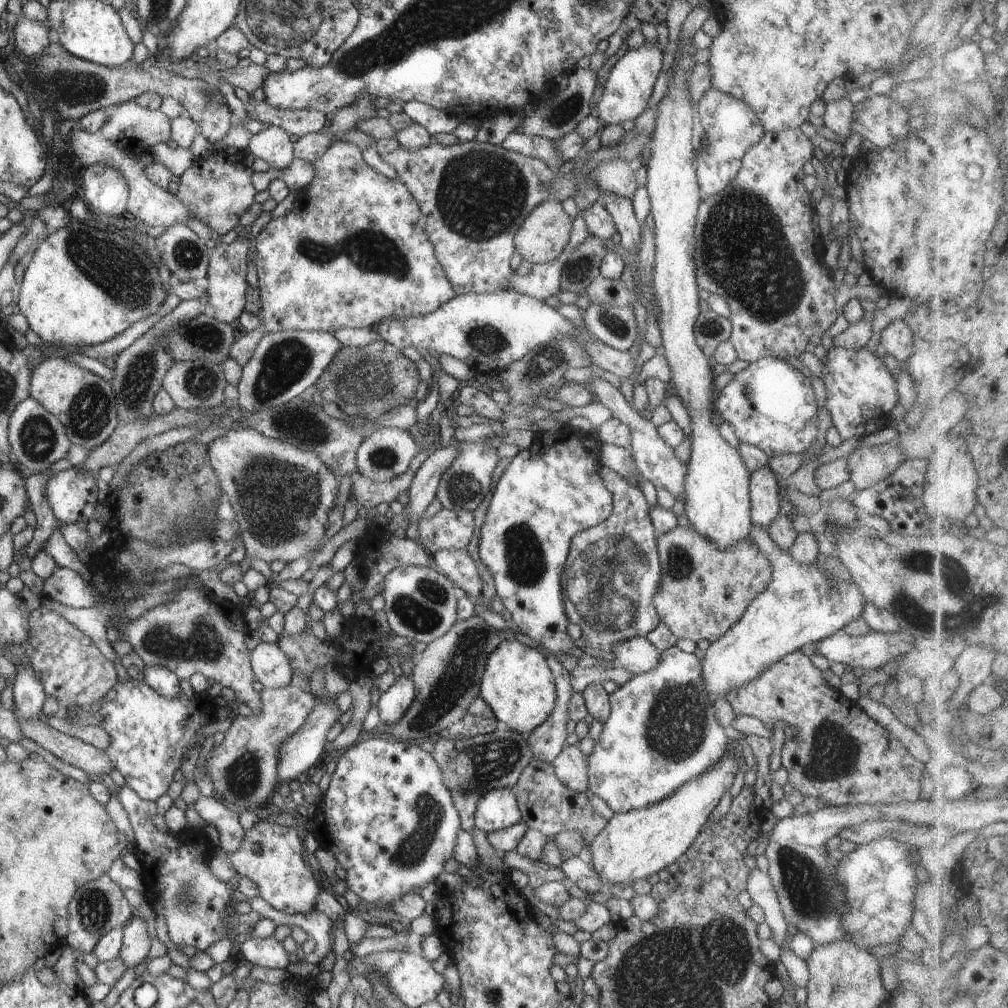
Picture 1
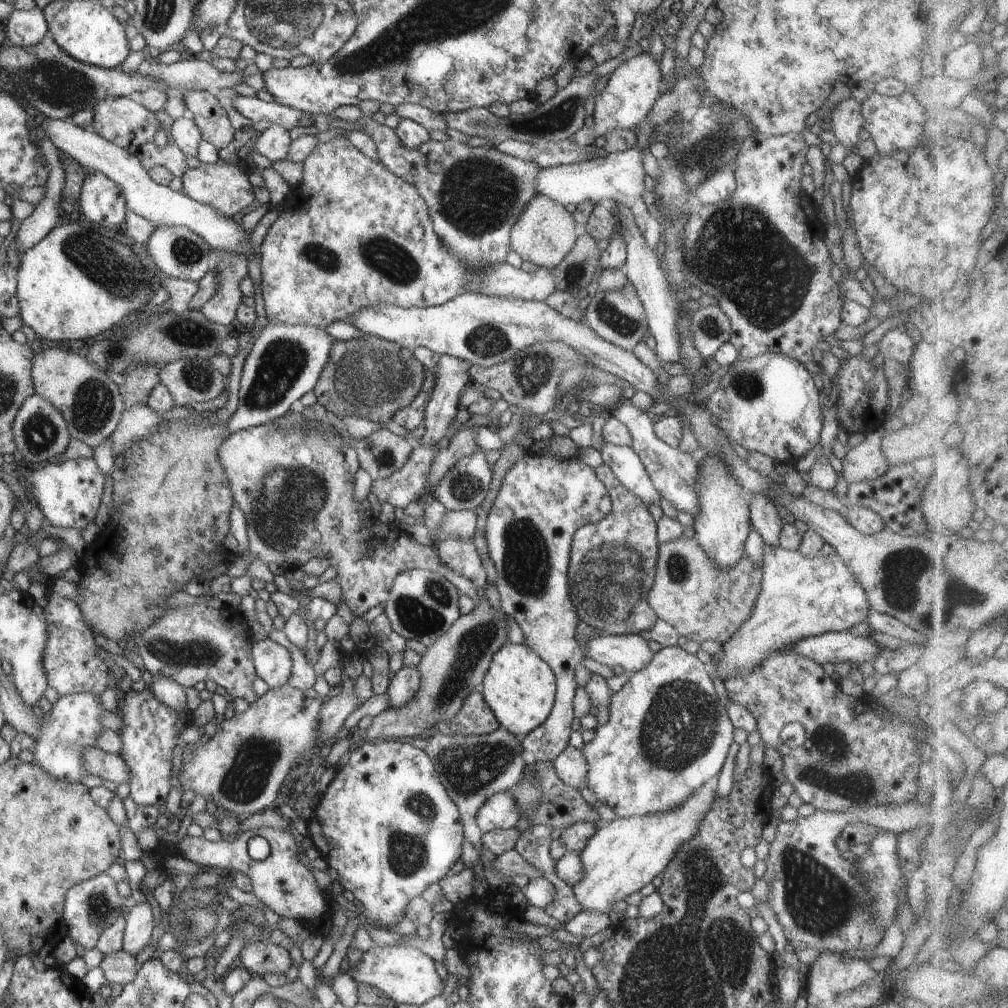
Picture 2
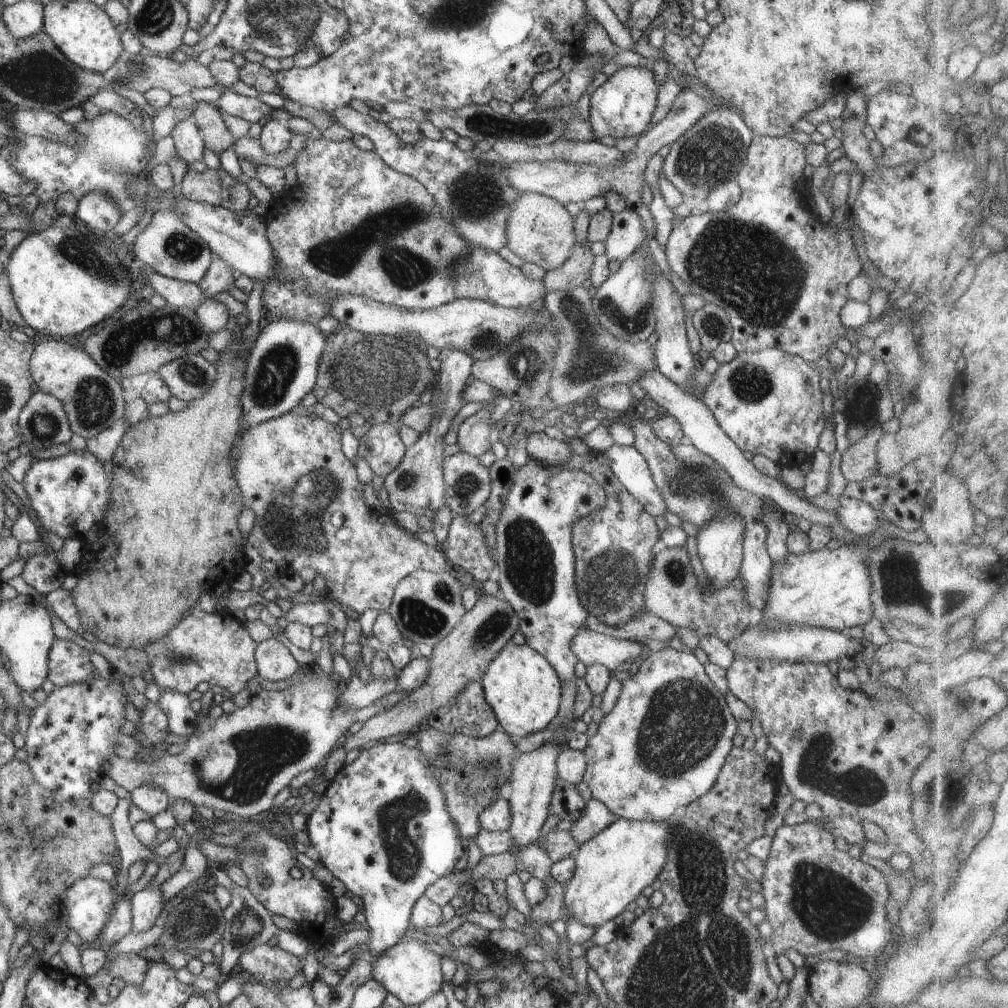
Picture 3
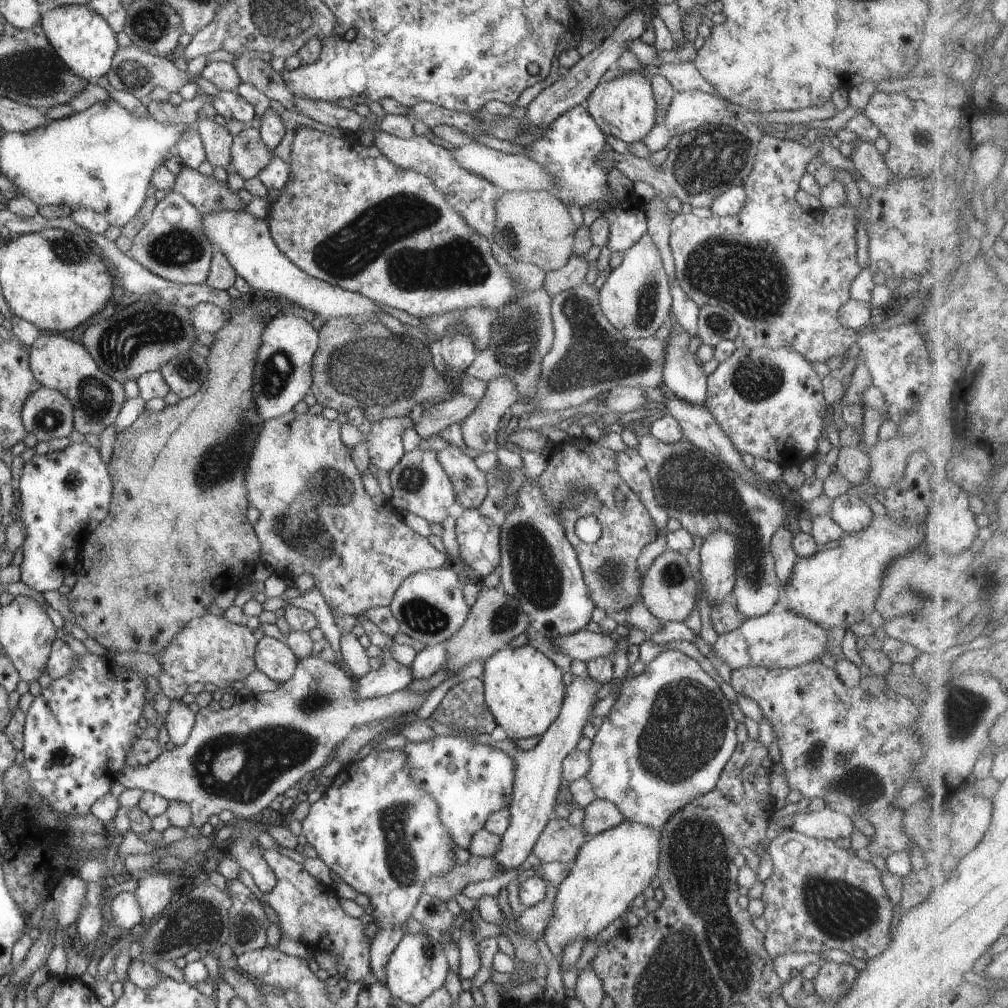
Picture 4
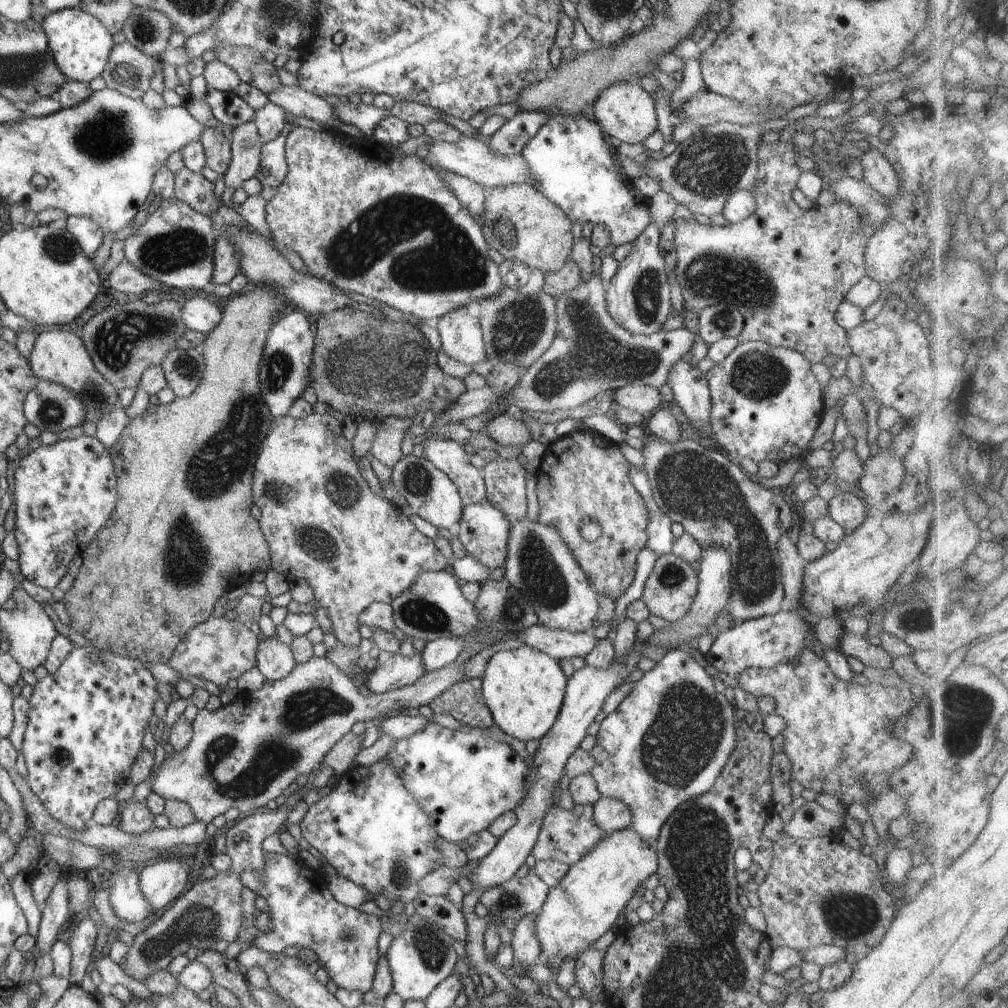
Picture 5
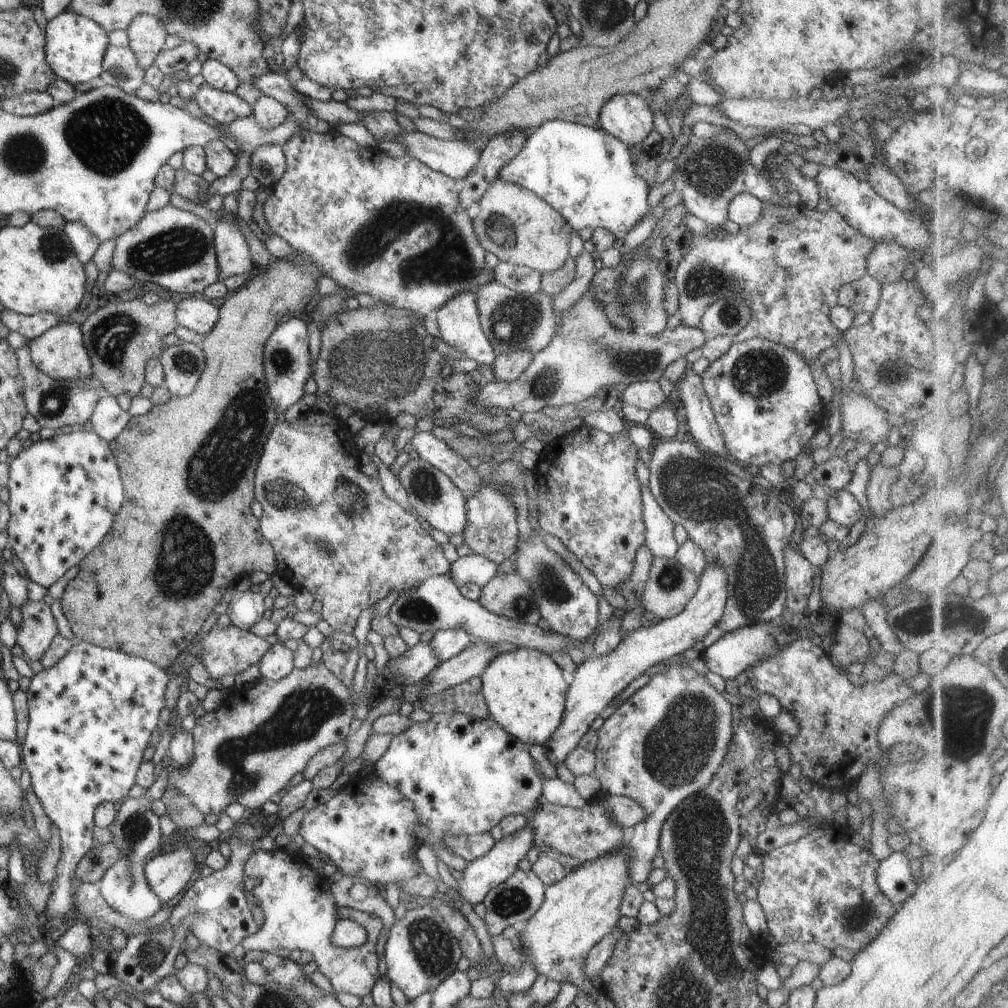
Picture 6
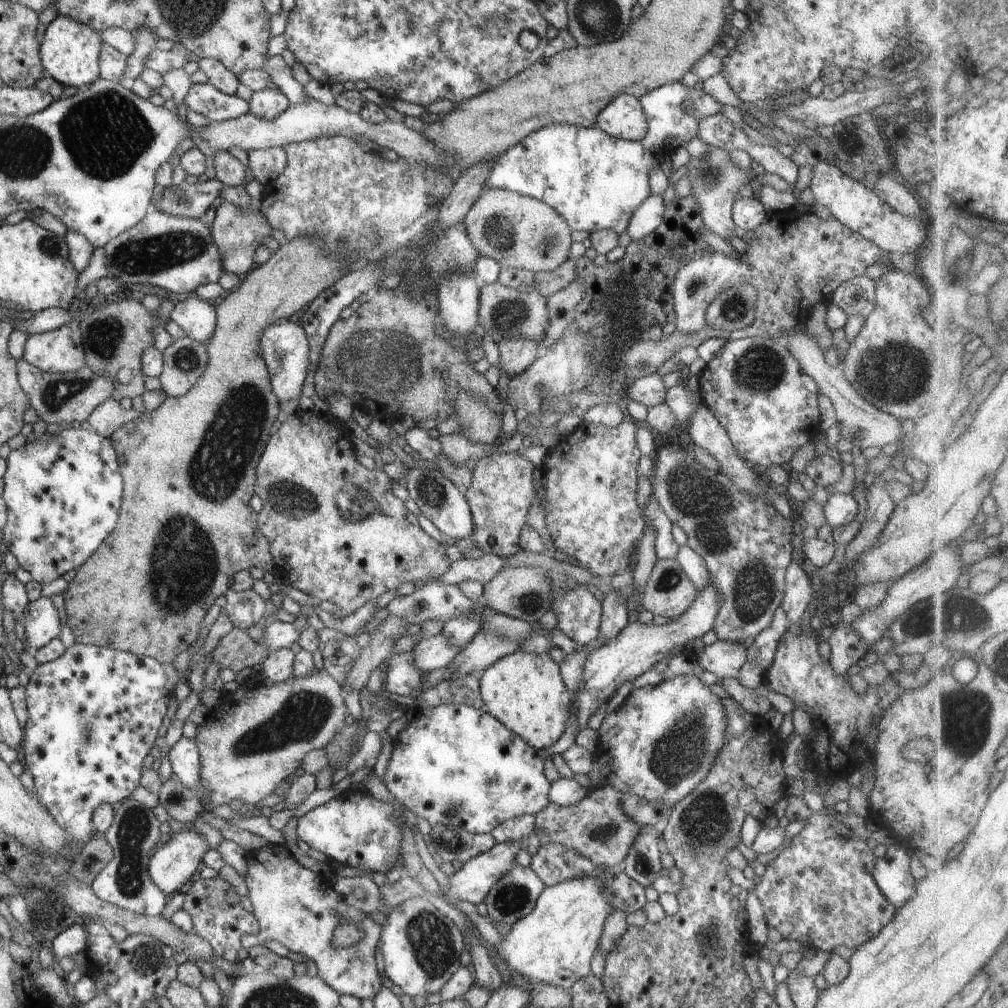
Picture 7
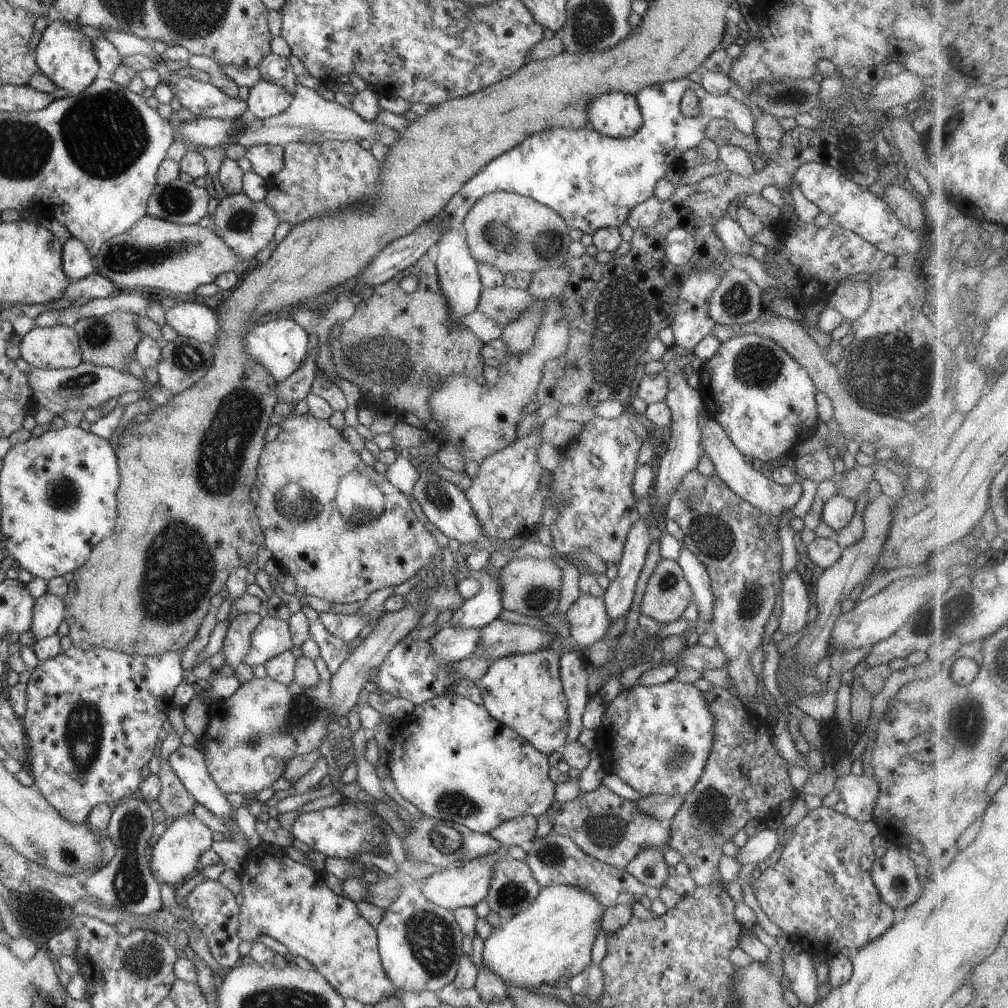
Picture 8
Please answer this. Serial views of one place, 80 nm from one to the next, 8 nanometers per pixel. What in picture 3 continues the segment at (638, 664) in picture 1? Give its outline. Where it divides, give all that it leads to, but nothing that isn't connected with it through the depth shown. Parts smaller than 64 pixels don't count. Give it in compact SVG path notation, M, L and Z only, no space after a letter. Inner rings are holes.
M583 627L572 637L571 643L574 654L584 664L598 663L609 671L622 668L624 662L636 662L644 646L634 637L614 637Z

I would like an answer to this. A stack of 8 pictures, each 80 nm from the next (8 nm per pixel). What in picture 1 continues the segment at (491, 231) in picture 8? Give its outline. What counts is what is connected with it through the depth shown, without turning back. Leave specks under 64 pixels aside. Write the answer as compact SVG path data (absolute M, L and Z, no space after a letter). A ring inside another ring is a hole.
M550 198L539 204L524 220L514 237L515 250L524 260L528 260L536 267L542 263L552 262L569 243L572 225L573 218L564 211L557 200Z

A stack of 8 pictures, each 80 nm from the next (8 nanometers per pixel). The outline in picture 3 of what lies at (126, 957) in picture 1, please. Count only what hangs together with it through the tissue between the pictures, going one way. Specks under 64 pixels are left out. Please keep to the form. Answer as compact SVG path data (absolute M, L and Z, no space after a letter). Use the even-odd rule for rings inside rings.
M160 887L143 889L132 896L132 924L131 932L146 932L152 928L158 918L163 905Z

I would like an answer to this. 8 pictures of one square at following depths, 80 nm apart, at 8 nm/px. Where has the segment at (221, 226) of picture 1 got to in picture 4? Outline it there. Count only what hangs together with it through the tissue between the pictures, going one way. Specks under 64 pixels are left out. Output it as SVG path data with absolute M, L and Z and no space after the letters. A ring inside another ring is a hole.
M183 167L175 180L174 191L182 194L201 215L219 211L246 211L245 204L227 181L219 181L214 175L202 175L198 169Z

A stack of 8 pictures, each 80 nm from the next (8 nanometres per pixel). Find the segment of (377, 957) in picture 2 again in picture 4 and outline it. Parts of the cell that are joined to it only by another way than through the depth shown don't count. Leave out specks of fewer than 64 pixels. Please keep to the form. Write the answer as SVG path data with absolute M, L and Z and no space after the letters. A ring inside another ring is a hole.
M415 927L412 933L404 935L404 938L396 945L387 960L385 985L396 1000L408 1002L412 1007L419 1004L444 985L450 965L444 955L444 939L433 935L428 930L424 932Z

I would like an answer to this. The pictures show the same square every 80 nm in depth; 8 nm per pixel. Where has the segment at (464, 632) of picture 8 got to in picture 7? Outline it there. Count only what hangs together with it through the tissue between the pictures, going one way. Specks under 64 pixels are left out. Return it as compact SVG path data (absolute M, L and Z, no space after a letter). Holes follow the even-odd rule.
M439 633L429 638L422 637L411 653L416 668L423 673L429 673L448 666L461 650L451 642L449 643L447 637Z

